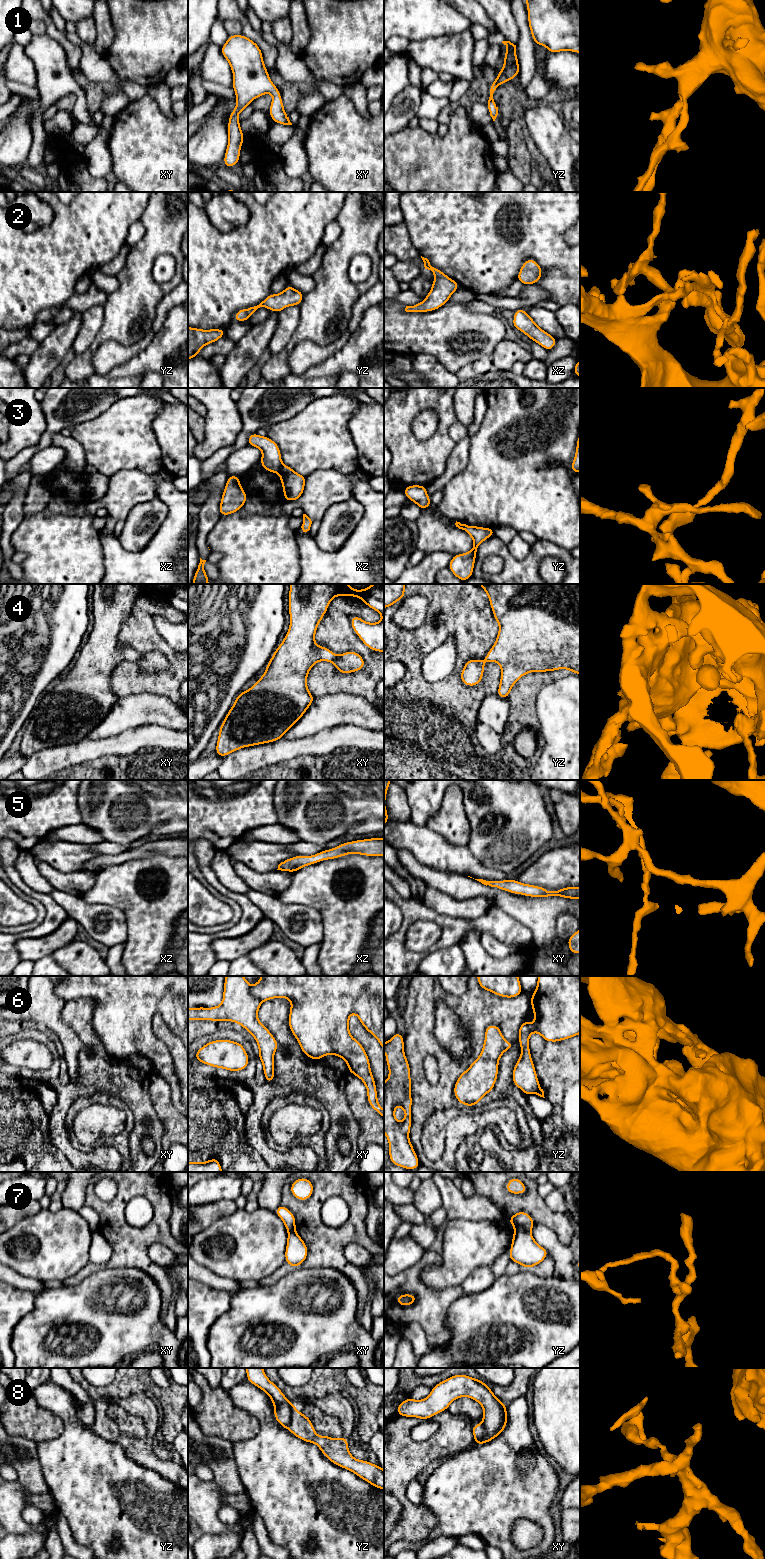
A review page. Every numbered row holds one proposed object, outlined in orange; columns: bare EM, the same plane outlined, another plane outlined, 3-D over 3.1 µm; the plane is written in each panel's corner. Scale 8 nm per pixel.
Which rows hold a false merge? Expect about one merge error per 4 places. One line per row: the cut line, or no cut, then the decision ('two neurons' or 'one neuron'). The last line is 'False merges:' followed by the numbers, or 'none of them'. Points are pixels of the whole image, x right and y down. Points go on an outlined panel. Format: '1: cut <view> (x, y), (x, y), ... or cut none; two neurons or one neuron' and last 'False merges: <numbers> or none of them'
1: cut none; one neuron
2: cut none; one neuron
3: cut xz (282, 464), (277, 472); two neurons
4: cut none; one neuron
5: cut none; one neuron
6: cut none; one neuron
7: cut yz (516, 1229), (529, 1232); two neurons
8: cut xy (504, 1404), (504, 1418), (501, 1426), (495, 1432), (487, 1435); two neurons
False merges: 3, 7, 8

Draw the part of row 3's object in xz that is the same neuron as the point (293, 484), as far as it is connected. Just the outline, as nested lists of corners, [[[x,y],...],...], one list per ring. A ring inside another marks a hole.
[[[282,465],[278,473],[282,483],[284,501],[299,500],[305,489],[306,477],[286,465]]]

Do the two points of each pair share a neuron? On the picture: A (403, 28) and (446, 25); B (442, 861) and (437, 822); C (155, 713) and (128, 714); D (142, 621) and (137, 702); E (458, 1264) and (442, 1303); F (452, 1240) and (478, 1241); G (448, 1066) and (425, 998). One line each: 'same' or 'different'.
A: same
B: different
C: same
D: different
E: different
F: same
G: same

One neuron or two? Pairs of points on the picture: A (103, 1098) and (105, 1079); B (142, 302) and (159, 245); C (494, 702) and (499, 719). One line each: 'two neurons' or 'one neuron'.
A: two neurons
B: one neuron
C: one neuron

